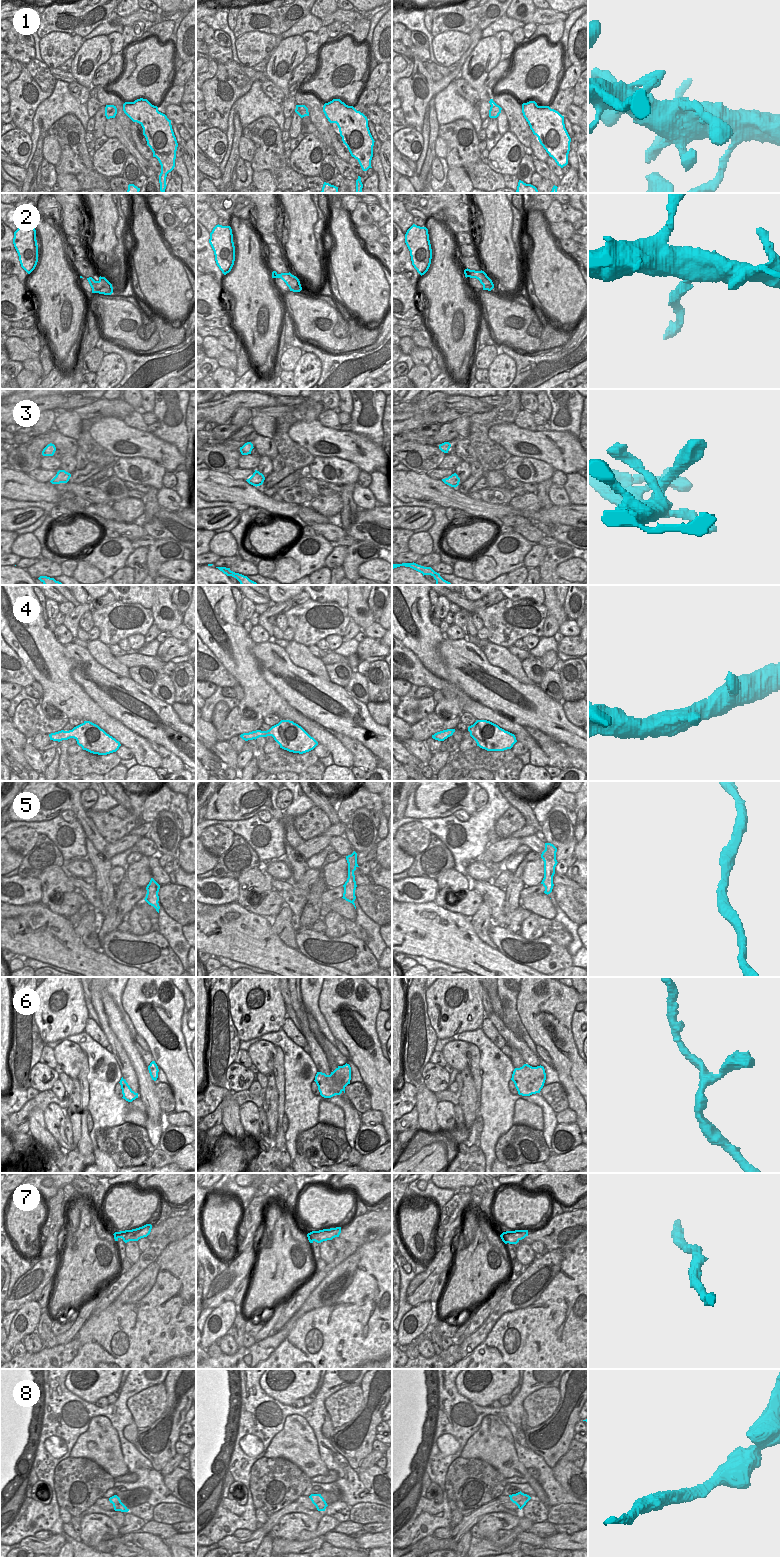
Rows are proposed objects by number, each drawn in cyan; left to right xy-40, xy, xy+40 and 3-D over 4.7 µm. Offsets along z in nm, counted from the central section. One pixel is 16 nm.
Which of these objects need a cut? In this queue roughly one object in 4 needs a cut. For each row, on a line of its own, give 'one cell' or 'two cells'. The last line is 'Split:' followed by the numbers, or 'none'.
1: one cell
2: two cells
3: one cell
4: one cell
5: one cell
6: one cell
7: one cell
8: one cell
Split: 2

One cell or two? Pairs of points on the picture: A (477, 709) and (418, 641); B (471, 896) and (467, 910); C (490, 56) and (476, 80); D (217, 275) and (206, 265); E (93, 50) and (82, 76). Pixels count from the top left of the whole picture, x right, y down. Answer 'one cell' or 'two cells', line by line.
A: two cells
B: one cell
C: one cell
D: one cell
E: one cell

